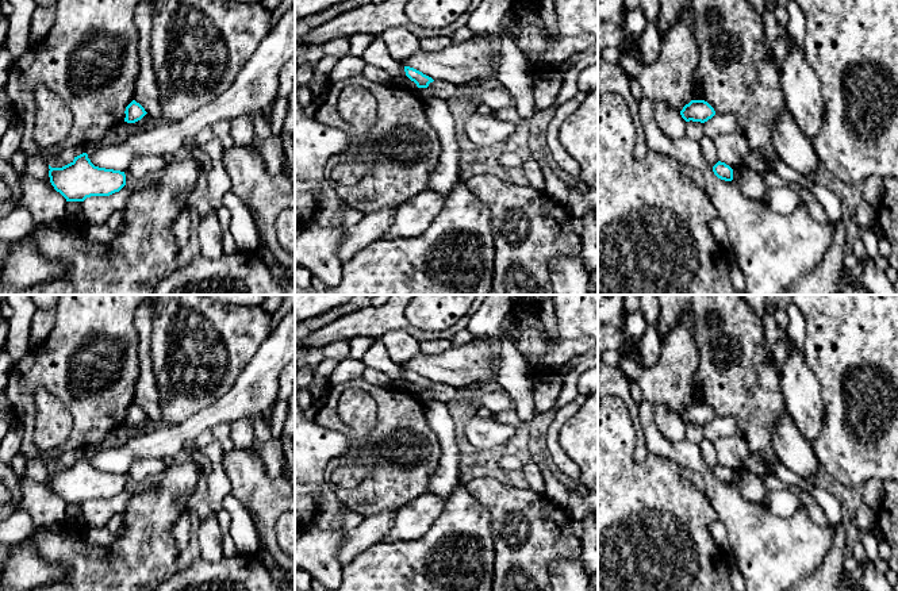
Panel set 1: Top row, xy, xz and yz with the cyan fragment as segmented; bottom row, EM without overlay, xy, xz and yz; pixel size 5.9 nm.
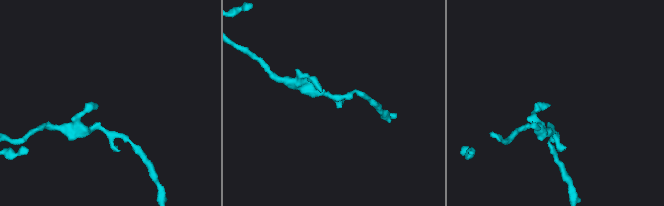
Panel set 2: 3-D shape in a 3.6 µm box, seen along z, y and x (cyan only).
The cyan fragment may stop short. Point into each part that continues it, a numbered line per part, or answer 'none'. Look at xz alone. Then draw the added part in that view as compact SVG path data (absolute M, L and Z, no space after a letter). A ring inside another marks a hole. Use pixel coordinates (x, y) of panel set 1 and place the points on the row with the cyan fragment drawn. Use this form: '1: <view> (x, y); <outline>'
none

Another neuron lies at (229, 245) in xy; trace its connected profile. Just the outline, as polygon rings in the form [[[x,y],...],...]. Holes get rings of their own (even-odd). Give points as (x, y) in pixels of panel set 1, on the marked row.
[[[229,230],[223,231],[222,247],[223,247],[223,254],[226,254],[226,256],[230,256],[230,254],[238,252],[238,246]]]

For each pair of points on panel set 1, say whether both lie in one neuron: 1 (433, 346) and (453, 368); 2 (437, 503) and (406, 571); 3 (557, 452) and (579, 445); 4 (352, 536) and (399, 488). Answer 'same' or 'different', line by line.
1: different
2: different
3: different
4: different

